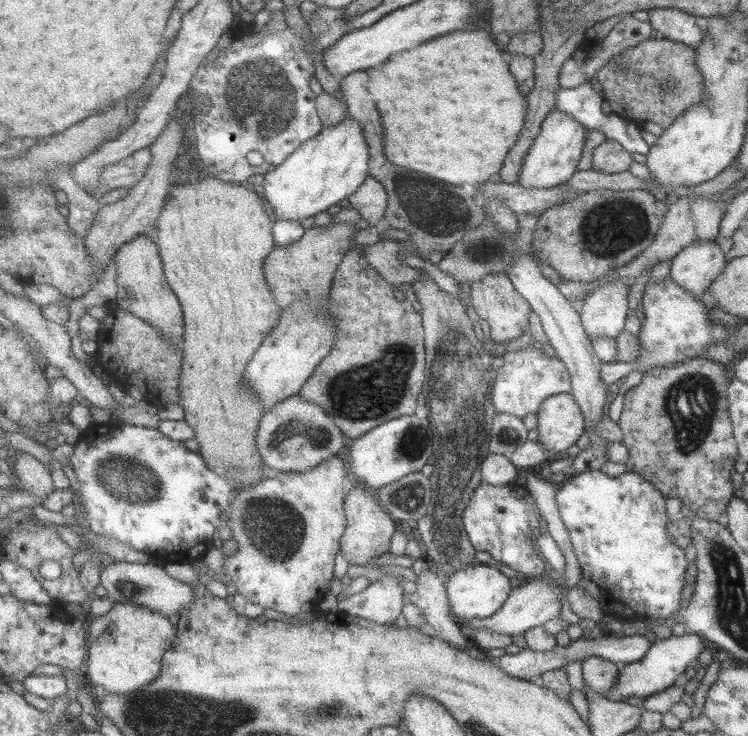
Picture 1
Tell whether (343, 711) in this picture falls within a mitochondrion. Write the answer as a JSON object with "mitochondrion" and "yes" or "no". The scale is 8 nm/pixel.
{"mitochondrion":"yes"}

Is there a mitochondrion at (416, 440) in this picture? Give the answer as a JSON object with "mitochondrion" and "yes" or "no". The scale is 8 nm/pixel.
{"mitochondrion":"yes"}

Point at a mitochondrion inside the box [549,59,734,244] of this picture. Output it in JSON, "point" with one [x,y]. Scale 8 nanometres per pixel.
{"point":[664,85]}

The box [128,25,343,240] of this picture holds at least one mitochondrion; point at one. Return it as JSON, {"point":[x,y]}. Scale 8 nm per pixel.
{"point":[265,101]}

